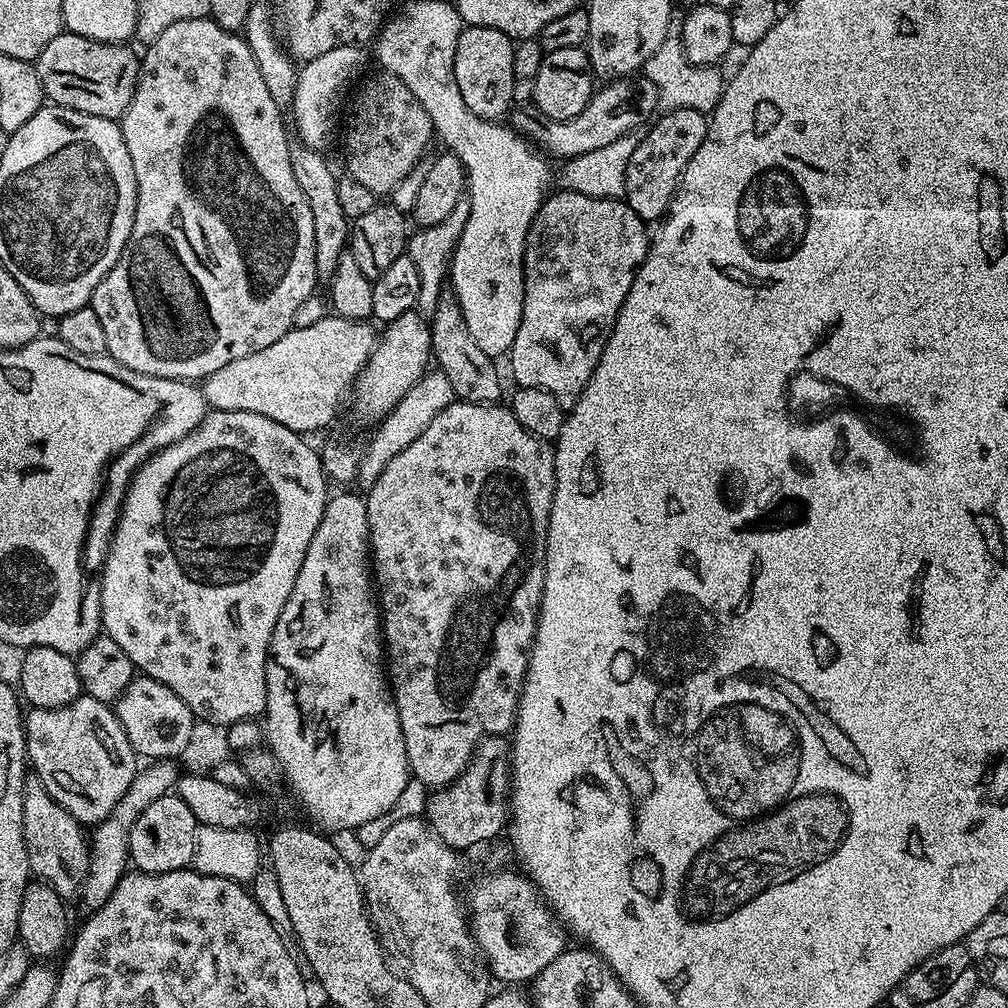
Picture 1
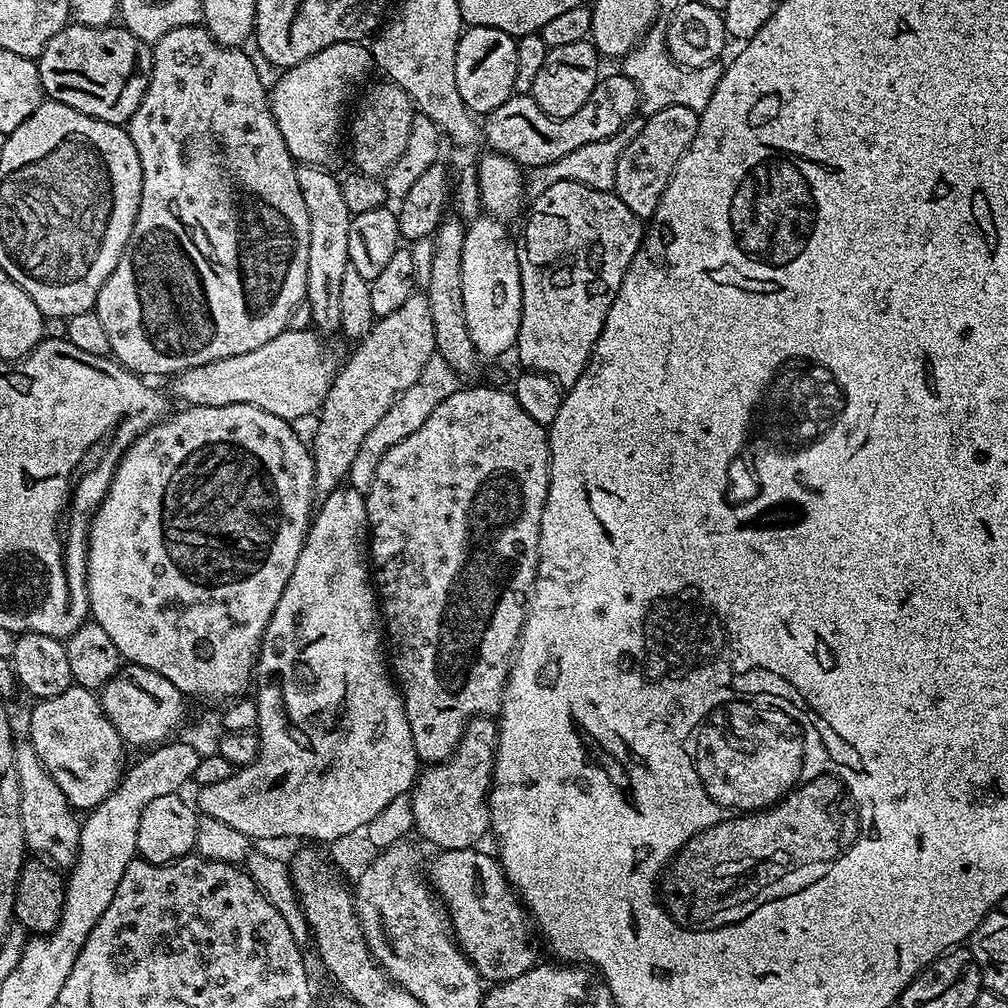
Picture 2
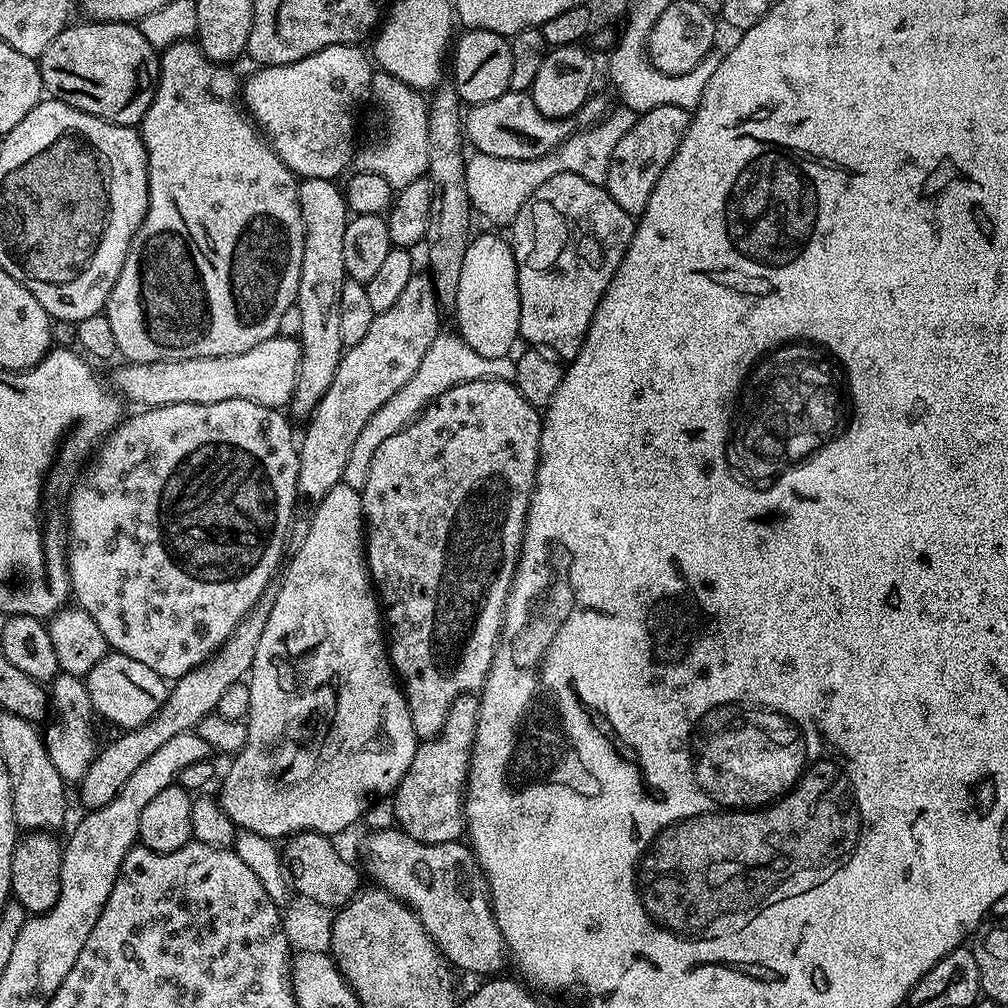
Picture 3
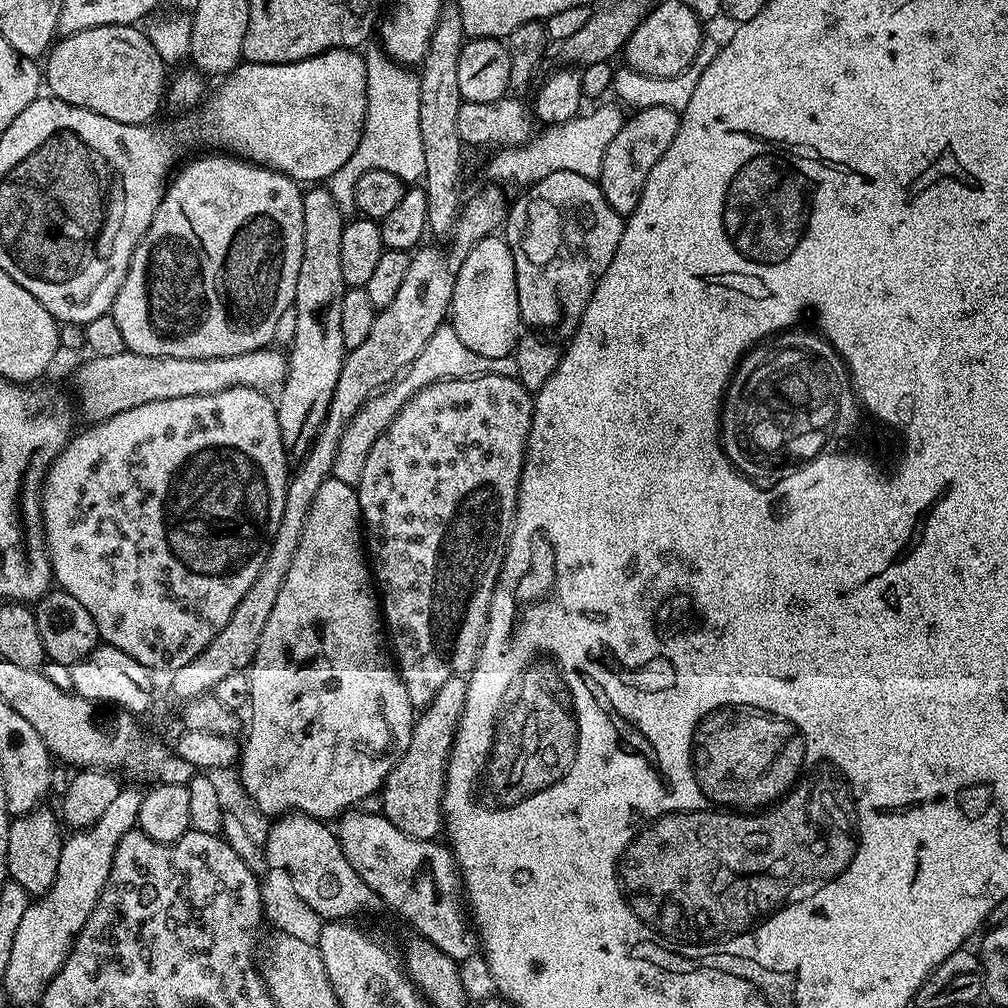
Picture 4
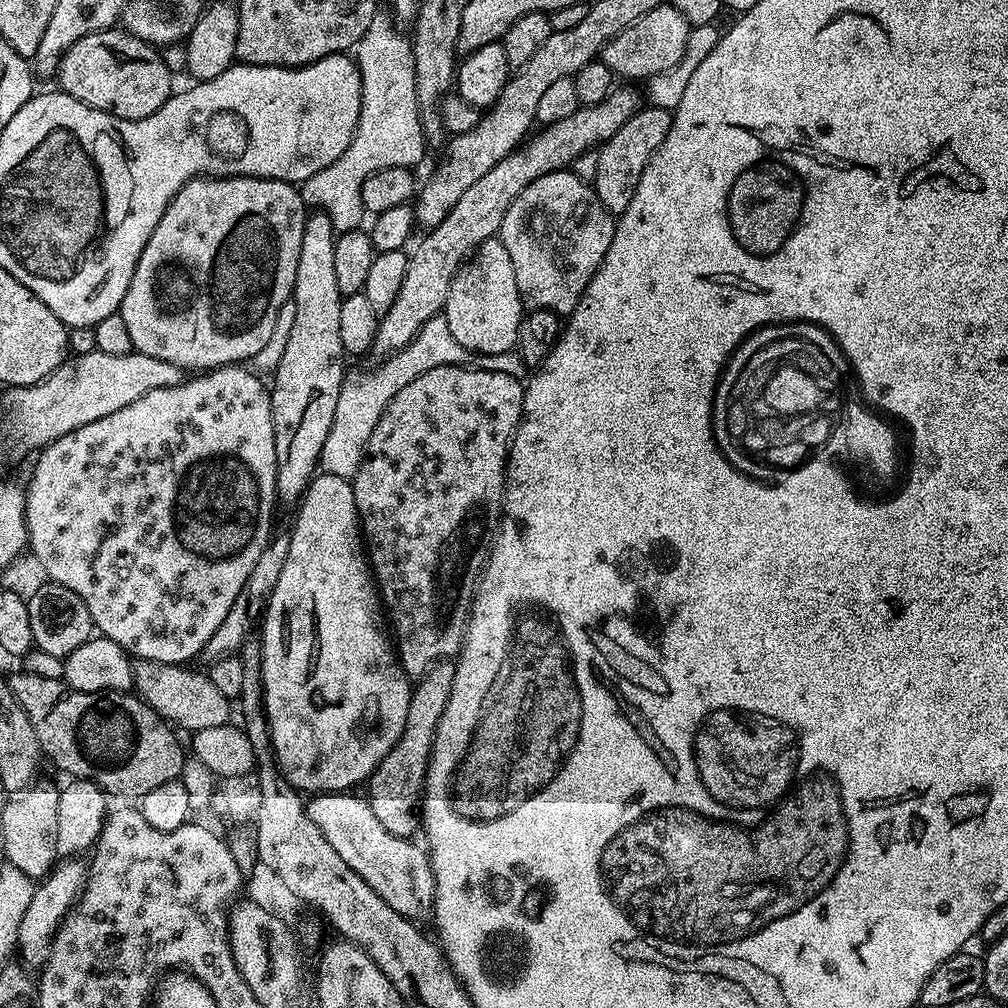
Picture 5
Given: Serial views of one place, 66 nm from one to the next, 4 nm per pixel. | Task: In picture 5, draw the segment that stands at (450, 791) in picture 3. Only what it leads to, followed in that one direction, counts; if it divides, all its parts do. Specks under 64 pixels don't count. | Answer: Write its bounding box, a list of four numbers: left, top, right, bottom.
[366,662,455,837]

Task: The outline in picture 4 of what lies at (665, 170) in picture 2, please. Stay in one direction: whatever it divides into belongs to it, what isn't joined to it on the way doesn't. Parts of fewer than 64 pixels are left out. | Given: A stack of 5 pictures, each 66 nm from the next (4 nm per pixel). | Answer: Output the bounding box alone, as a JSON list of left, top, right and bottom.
[598,106,679,218]

